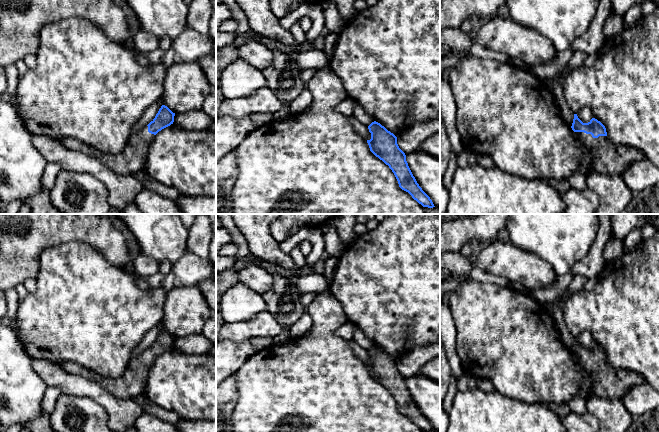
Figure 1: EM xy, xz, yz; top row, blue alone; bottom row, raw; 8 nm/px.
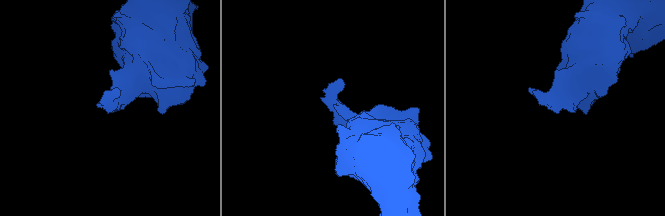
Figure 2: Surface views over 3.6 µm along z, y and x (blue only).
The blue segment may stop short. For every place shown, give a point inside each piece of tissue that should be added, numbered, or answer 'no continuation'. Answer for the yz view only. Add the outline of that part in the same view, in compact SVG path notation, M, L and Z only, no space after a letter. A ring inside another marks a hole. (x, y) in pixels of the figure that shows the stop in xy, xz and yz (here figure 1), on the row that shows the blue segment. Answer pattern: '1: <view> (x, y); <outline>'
1: yz (608, 158); M574 132L575 137L586 148L590 149L594 158L594 169L599 174L618 174L635 161L645 156L642 151L628 146L616 146L608 136L593 138L591 134Z

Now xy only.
1: xy (134, 156); M148 126L131 134L120 160L126 173L145 170L149 146L155 135L148 132Z

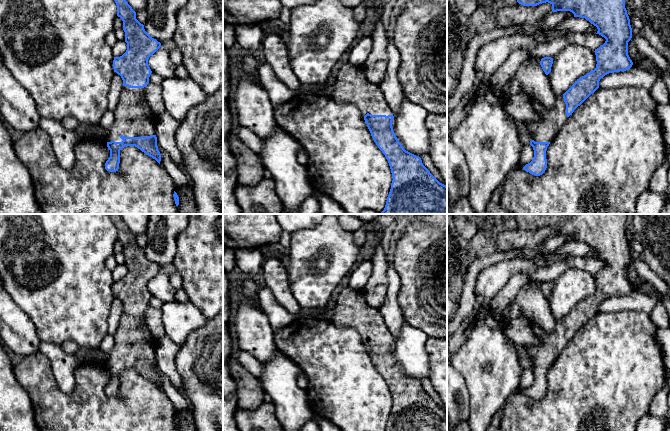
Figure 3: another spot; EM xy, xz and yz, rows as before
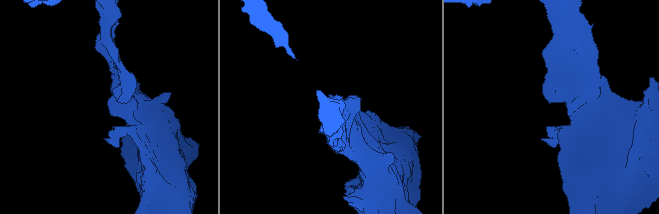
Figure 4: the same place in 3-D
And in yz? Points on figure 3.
1: yz (545, 130); M563 95L555 98L553 109L545 109L537 101L532 101L534 109L542 115L540 121L525 122L535 142L551 142L565 122L566 104Z

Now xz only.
1: xz (351, 86); M349 62L343 65L339 70L331 97L339 104L352 103L356 105L362 112L363 116L367 113L371 115L386 116L393 114L393 111L387 104L380 87L371 83L367 79L362 66L352 65Z

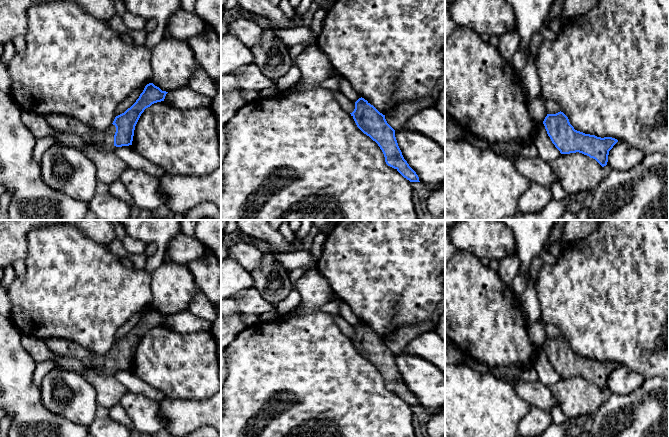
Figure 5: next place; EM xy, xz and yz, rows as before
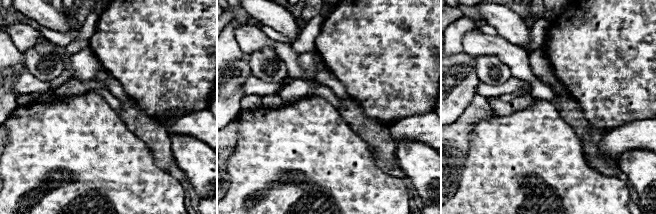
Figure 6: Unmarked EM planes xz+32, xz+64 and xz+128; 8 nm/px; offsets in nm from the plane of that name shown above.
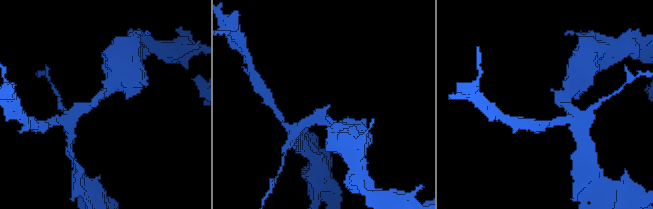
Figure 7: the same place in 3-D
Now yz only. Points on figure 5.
no continuation

